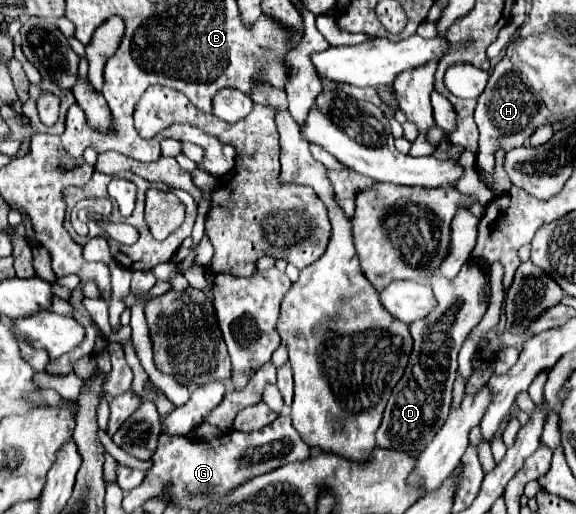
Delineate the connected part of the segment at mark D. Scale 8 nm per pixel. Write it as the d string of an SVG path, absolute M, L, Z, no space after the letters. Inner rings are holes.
M474 259L464 263L452 281L436 273L430 277L430 285L438 307L426 319L414 321L410 325L410 333L414 337L412 357L404 377L398 381L388 399L382 425L376 431L376 443L386 449L408 449L420 453L440 431L448 419L448 409L452 403L452 383L458 369L458 351L468 333L482 321L490 303L488 271L482 271Z

